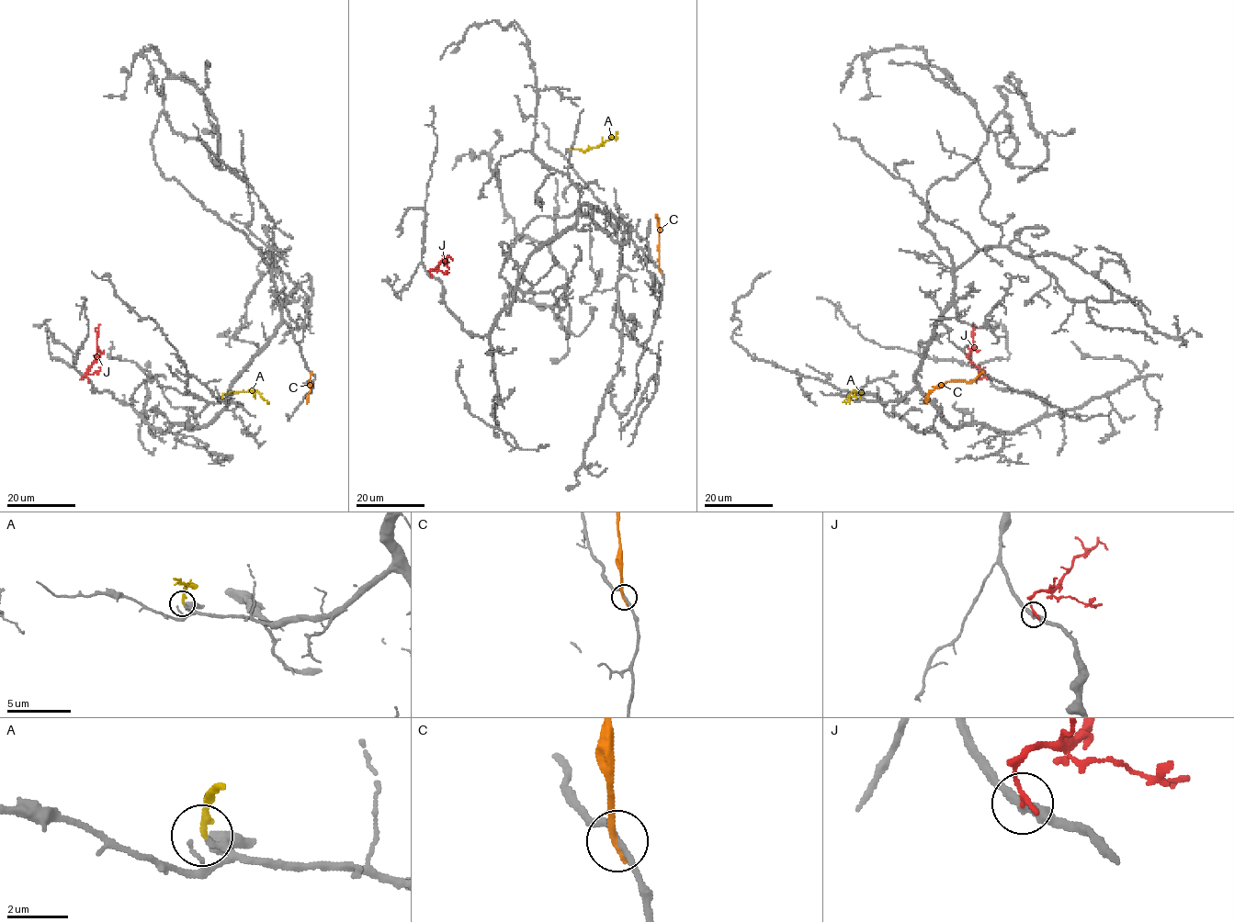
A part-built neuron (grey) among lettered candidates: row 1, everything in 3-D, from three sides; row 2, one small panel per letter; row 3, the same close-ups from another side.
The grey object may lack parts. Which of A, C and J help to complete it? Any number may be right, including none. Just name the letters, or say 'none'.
A

